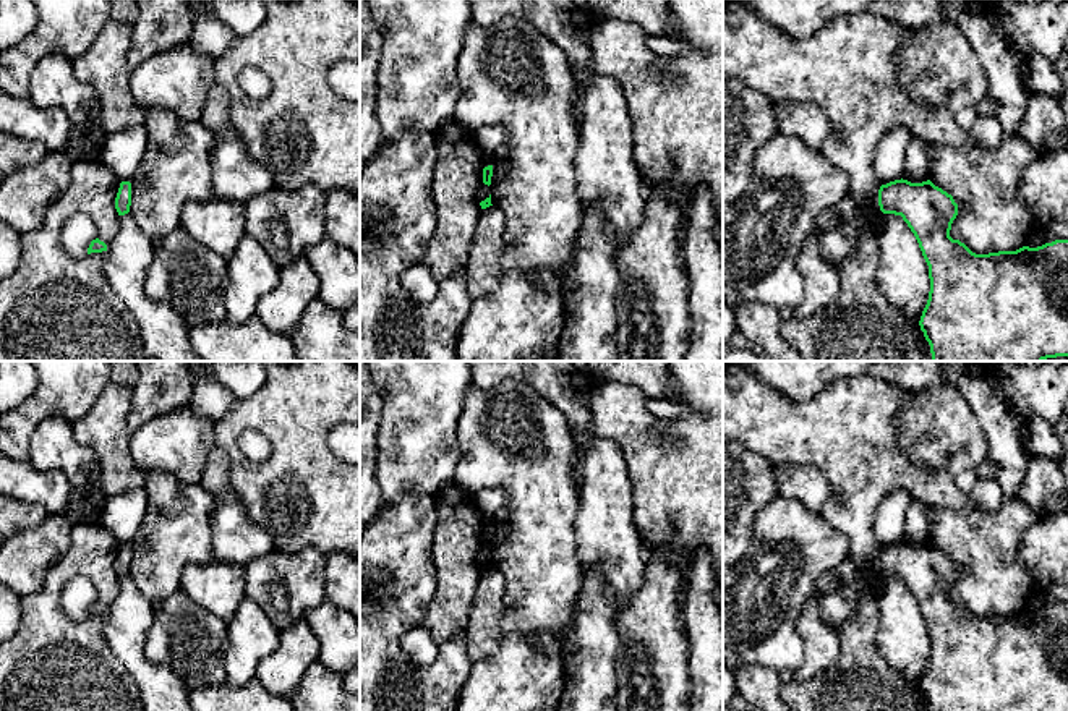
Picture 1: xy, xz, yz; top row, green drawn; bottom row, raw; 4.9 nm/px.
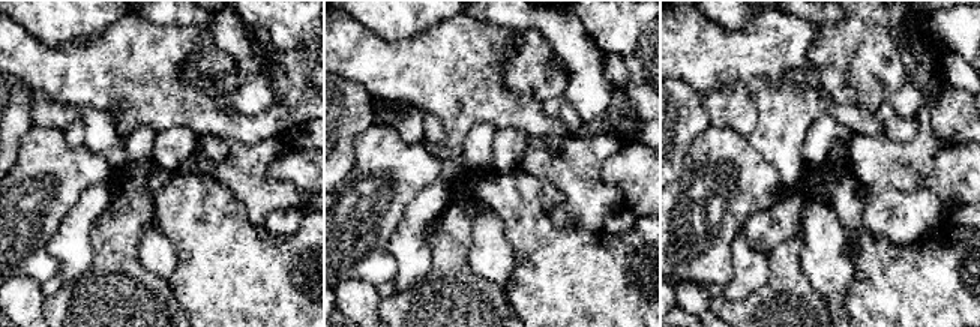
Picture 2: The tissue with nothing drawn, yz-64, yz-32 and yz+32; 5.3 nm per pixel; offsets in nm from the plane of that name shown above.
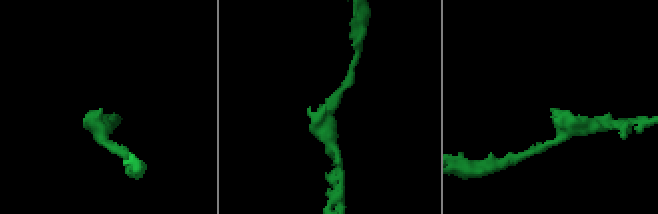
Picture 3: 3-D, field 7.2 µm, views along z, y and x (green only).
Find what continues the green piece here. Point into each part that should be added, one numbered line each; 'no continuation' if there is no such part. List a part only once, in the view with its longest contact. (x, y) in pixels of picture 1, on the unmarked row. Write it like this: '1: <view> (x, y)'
no continuation

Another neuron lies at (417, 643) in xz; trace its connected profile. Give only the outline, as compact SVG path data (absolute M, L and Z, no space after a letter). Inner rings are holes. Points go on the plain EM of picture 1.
M415 624L402 635L400 648L404 658L413 664L428 666L436 661L439 646L434 643L429 630Z

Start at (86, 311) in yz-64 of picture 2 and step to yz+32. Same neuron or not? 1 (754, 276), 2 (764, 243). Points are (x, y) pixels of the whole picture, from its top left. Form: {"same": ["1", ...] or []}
{"same": []}

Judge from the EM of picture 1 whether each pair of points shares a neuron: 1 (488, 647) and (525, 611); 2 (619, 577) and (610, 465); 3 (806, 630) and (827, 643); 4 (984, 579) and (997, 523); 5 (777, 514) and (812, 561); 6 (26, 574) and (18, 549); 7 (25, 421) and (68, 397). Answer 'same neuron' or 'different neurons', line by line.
1: different neurons
2: same neuron
3: same neuron
4: same neuron
5: same neuron
6: same neuron
7: same neuron

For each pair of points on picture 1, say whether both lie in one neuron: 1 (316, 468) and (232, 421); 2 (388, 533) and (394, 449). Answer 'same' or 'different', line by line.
1: same
2: different

